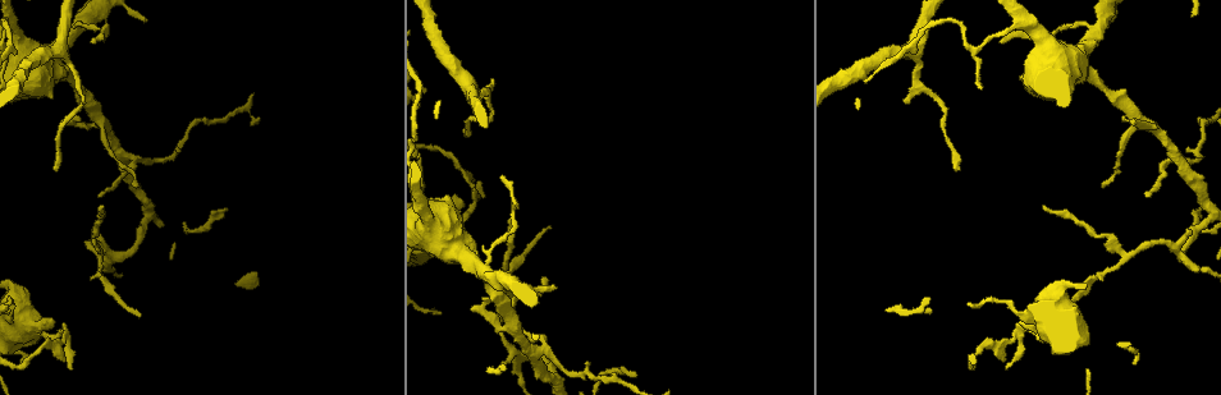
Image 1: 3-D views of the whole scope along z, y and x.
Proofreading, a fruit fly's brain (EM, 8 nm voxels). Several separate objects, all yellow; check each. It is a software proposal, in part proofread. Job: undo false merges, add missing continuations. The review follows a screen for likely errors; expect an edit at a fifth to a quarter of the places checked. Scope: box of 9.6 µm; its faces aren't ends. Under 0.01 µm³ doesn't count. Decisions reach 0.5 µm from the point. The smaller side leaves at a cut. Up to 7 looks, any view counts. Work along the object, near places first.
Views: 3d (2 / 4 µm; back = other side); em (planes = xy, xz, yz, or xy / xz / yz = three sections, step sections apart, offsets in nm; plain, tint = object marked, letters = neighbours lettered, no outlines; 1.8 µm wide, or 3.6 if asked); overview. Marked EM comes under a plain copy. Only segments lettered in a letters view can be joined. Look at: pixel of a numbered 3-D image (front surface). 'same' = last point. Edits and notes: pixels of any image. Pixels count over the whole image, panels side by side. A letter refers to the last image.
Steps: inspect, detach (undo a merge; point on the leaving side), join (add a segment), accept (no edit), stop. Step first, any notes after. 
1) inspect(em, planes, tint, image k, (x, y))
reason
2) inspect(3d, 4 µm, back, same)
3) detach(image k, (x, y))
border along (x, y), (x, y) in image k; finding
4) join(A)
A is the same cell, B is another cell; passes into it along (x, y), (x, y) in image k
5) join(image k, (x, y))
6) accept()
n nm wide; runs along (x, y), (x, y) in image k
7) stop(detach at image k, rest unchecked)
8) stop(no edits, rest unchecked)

inspect(em, planes, tint, image 1, (120, 156))
three arms meet

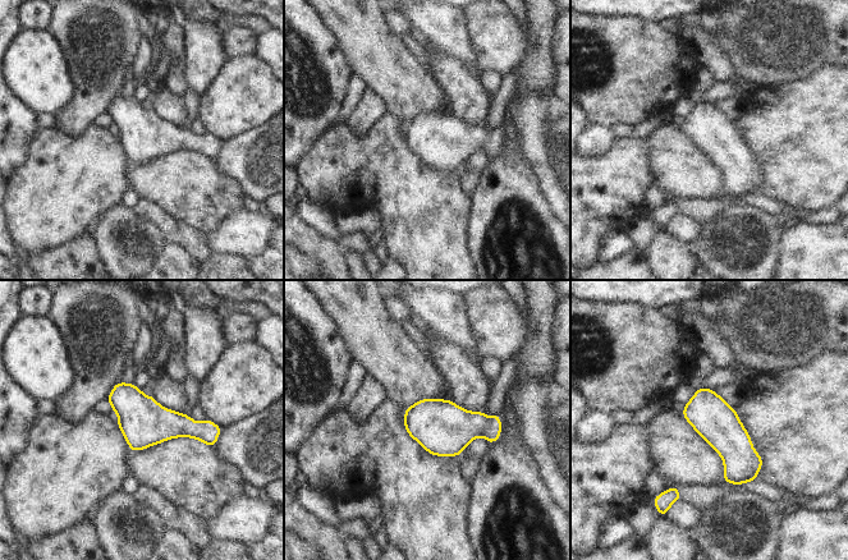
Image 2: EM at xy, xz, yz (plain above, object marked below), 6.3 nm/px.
inspect(em, planes, letters, same)

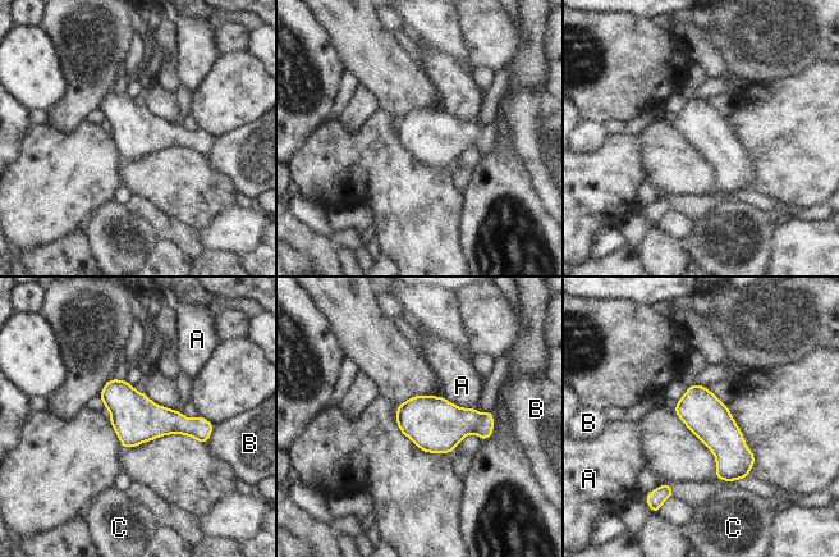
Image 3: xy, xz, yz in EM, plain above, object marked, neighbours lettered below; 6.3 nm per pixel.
accept()
A touches over 220 nm; A, B and C are other cells; border along (444, 396), (458, 406), (476, 409) in image 3; continuous, no second neuron

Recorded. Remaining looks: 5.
inspect(em, planes, letters, image 1, (143, 20))
an open end

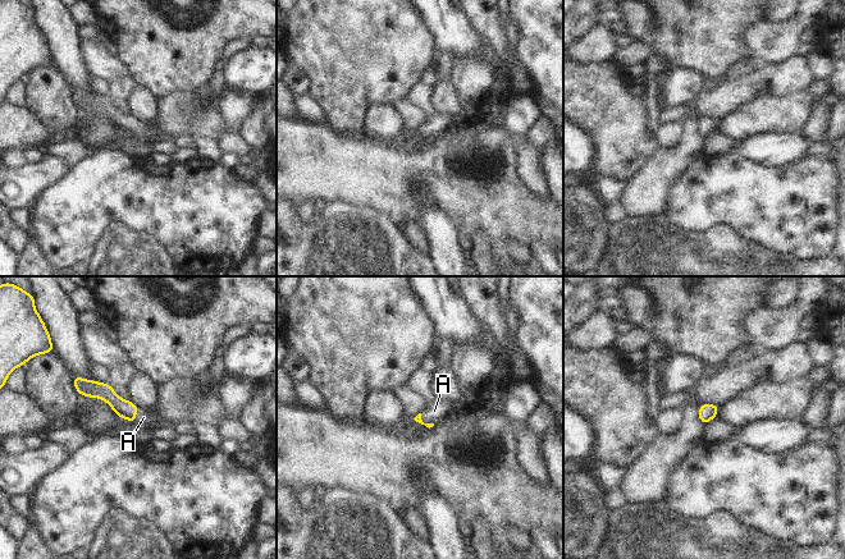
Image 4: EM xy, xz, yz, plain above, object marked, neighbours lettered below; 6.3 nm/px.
join(A)
A is the same cell; passes into it along (127, 409), (135, 415), (144, 417) in image 4; it goes on there

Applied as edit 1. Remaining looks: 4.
inspect(em, yz, step 4, letters, image 1, (909, 103))
thin end

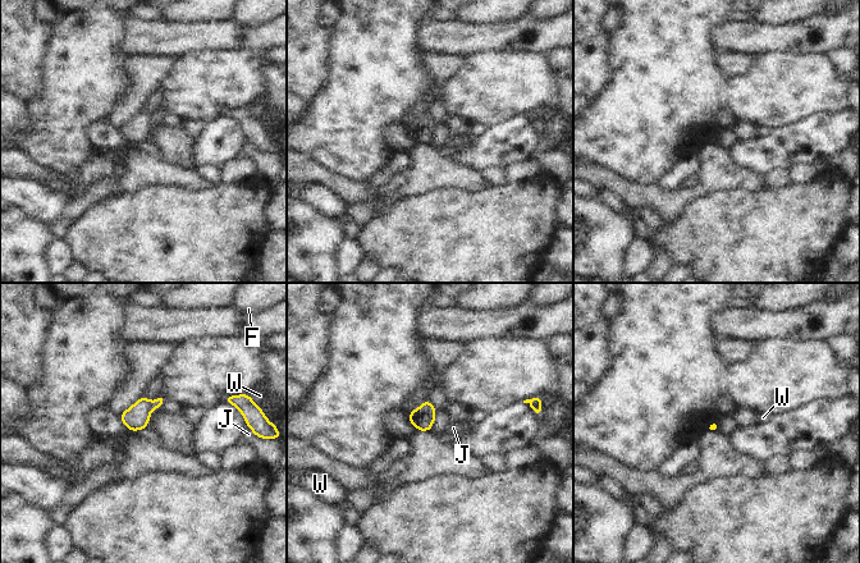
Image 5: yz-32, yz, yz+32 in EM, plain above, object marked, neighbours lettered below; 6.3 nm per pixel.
inspect(em, planes, letters, same)
another direction

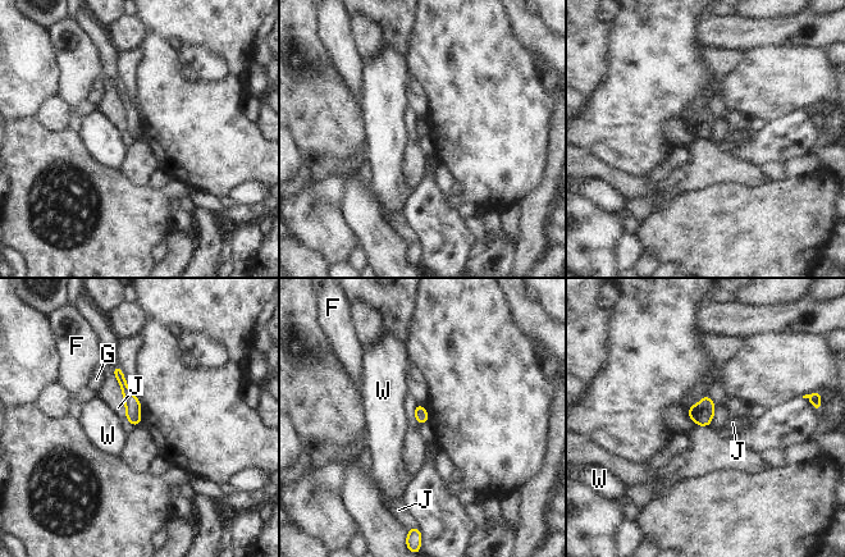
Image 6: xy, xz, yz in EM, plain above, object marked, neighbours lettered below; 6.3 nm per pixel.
accept()
J touches over 340 nm; F, G, J and W are other cells; runs along (115, 369), (137, 421) in image 6; none of them fits

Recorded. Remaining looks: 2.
stop(join at image 4, rest unchecked)

